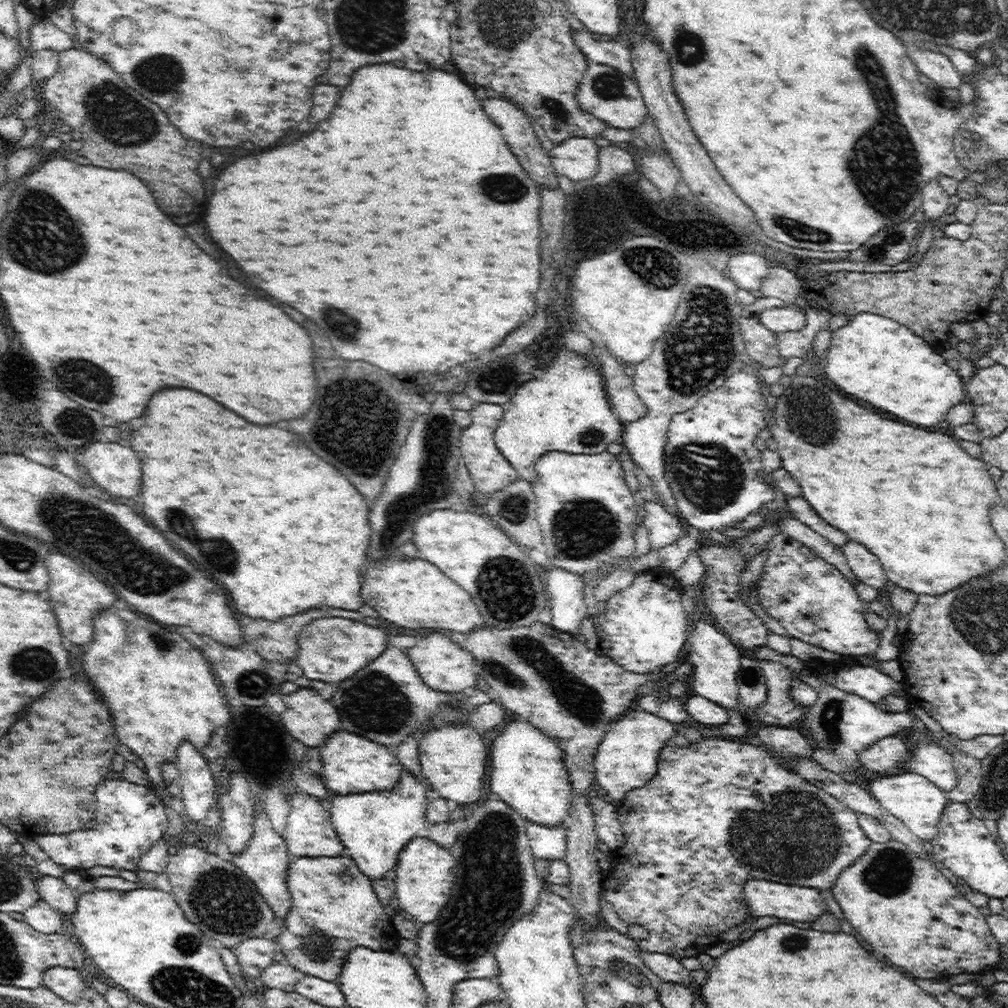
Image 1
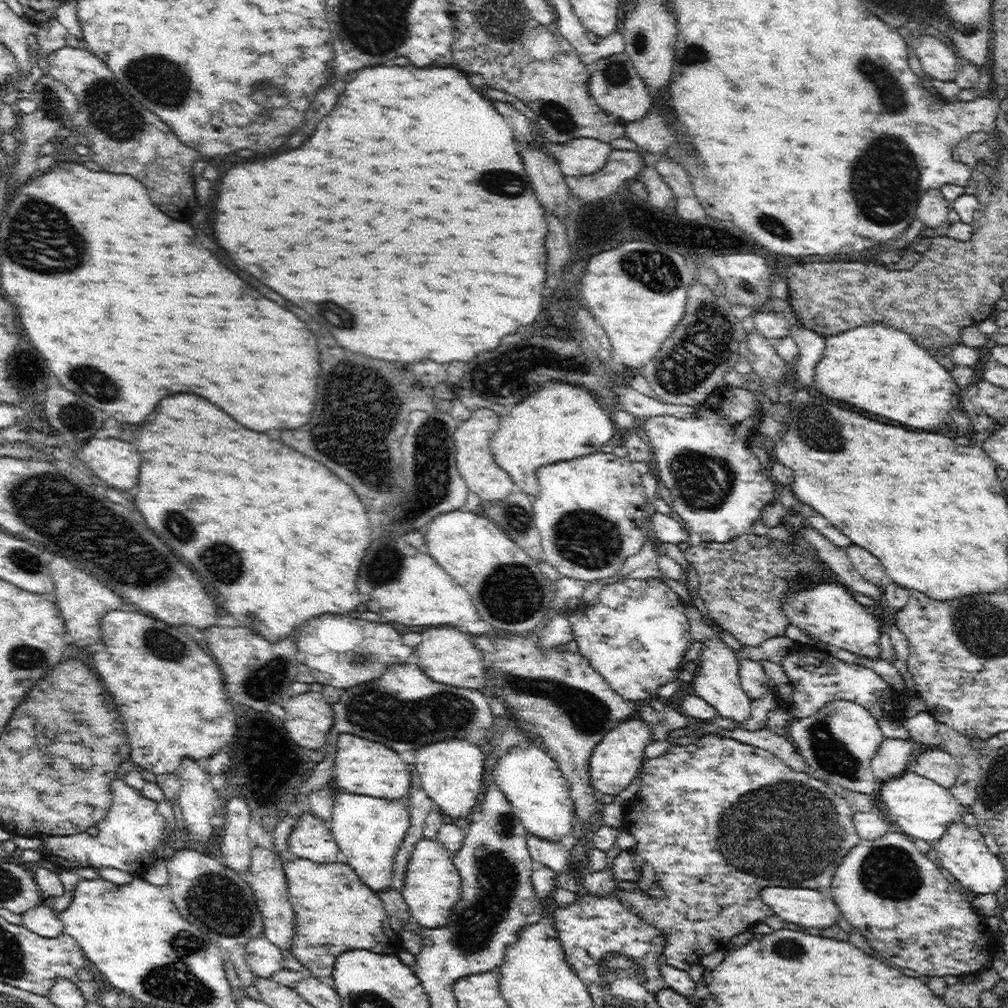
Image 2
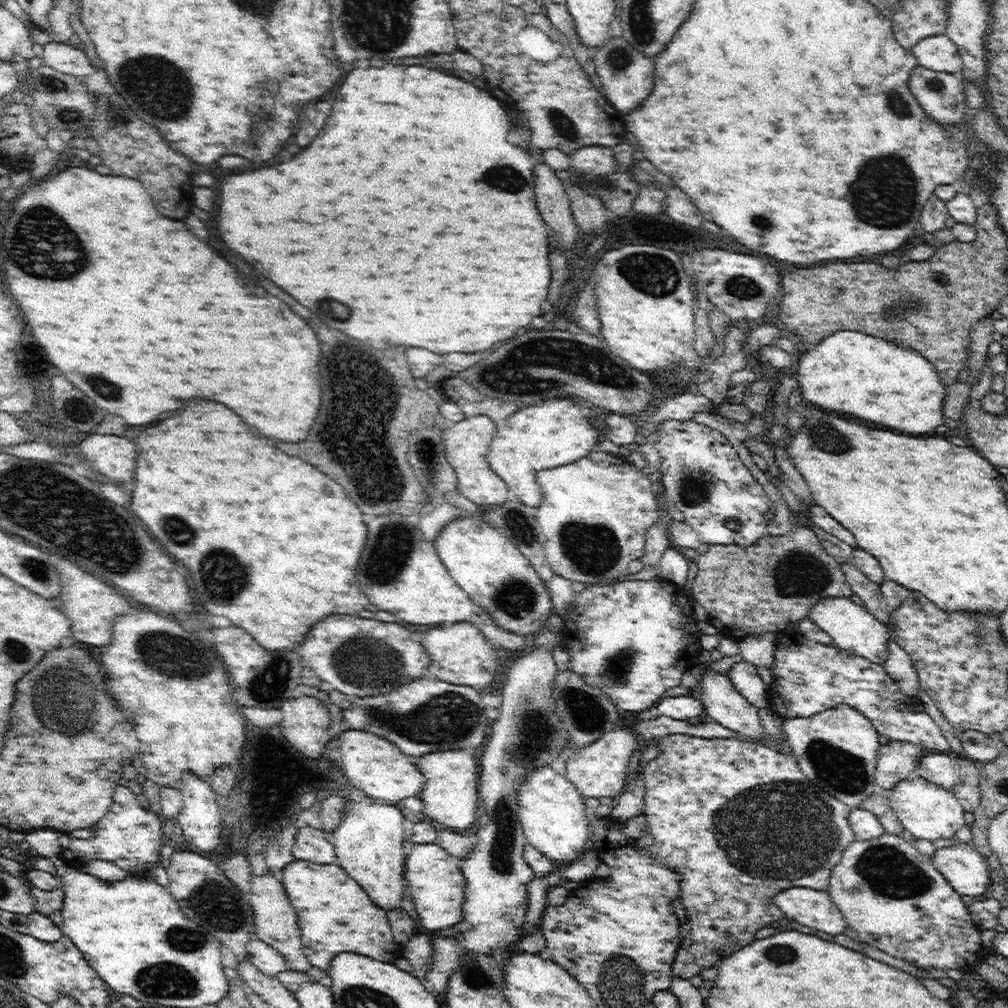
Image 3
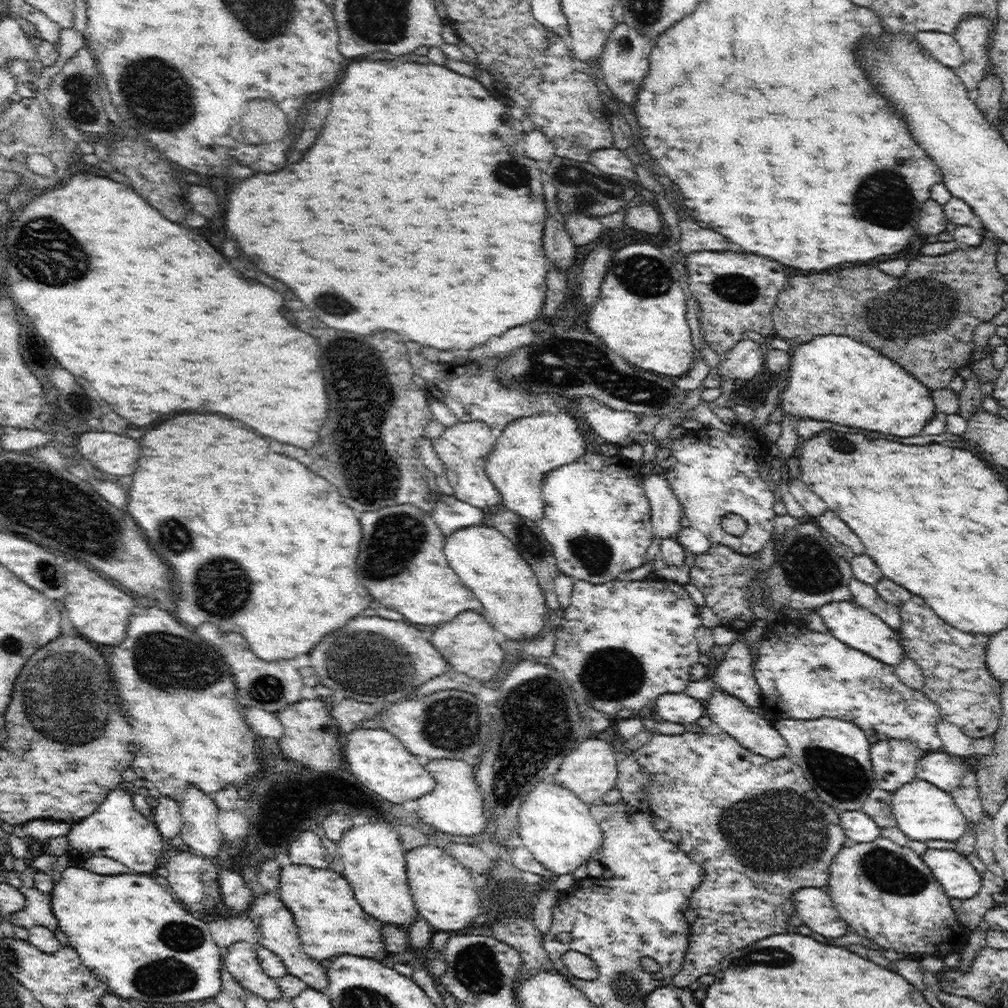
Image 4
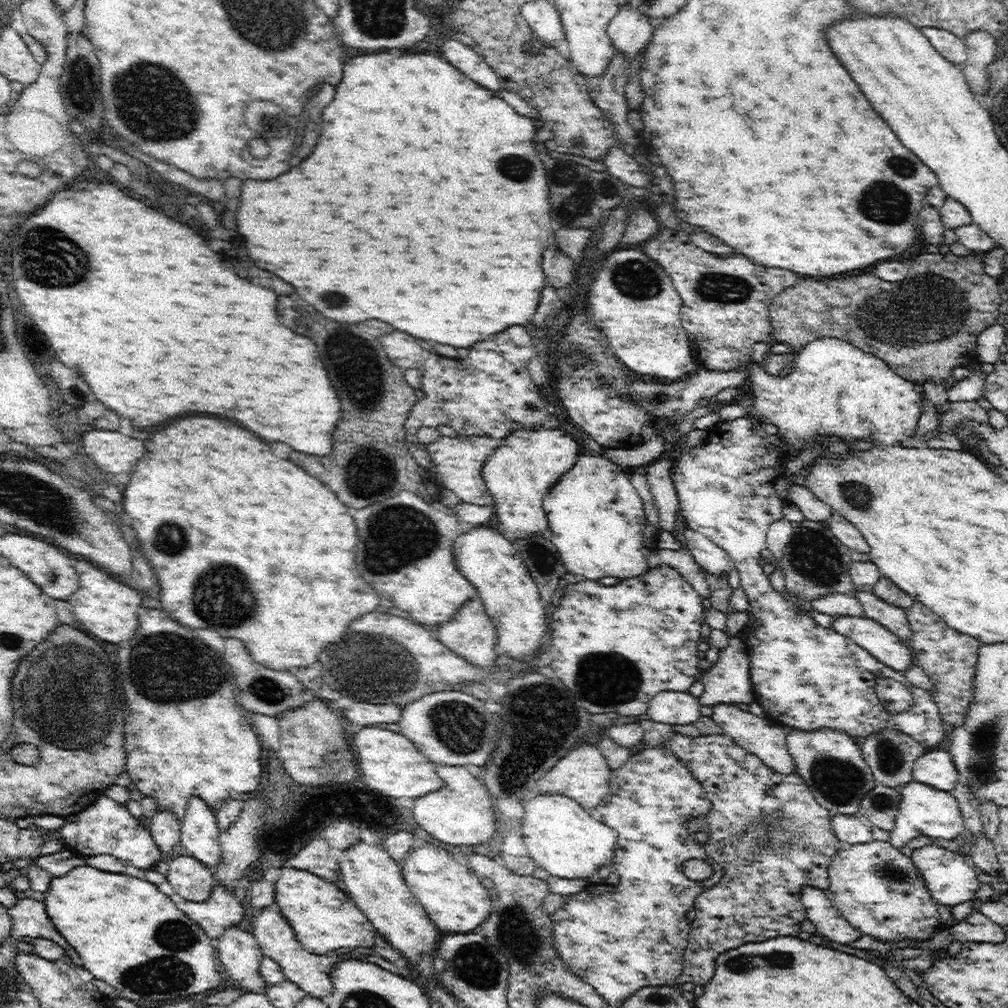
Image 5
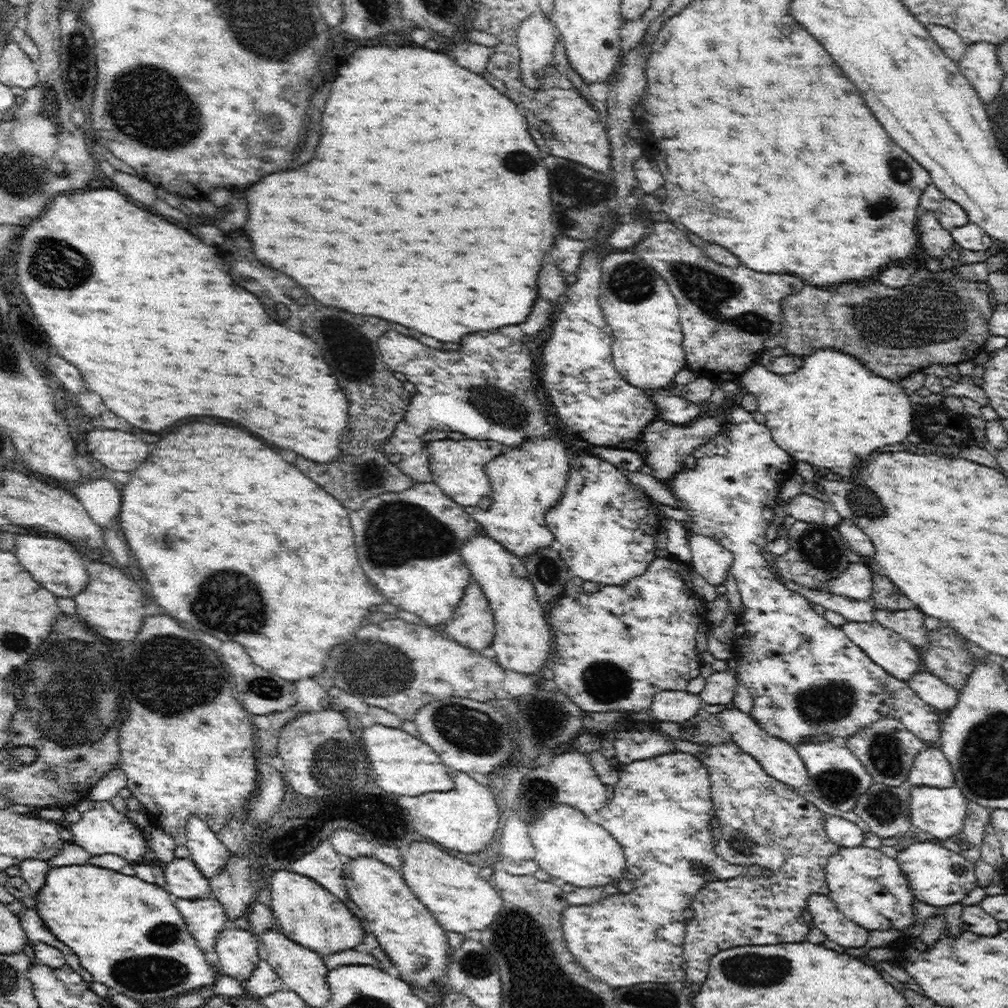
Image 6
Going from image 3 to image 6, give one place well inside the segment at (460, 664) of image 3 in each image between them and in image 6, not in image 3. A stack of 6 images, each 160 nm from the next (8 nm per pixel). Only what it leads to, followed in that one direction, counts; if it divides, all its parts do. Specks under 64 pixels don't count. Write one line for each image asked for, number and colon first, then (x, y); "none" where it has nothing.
4: (467, 642)
5: (471, 634)
6: (472, 625)

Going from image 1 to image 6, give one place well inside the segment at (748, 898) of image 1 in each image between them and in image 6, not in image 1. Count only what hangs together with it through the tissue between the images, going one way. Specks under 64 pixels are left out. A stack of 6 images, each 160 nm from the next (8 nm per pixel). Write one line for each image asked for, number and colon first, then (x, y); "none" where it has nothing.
2: (811, 907)
3: (815, 908)
4: (814, 905)
5: (822, 912)
6: (826, 916)

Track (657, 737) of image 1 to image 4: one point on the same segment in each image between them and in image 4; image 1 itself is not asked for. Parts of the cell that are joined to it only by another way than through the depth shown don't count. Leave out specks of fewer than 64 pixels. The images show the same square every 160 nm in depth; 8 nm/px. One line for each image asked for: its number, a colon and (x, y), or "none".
2: (616, 760)
3: (600, 769)
4: (590, 770)

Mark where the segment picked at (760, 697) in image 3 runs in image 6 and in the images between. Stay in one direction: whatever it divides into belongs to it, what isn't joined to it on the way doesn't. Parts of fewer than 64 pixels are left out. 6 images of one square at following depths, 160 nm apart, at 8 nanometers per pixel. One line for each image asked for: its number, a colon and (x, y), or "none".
4: (734, 674)
5: (728, 680)
6: (720, 687)

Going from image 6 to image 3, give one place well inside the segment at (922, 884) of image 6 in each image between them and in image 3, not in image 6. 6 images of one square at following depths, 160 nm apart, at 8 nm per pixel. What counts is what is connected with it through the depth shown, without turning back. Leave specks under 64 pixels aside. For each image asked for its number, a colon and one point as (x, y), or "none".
3: (963, 866)
4: (956, 875)
5: (950, 877)

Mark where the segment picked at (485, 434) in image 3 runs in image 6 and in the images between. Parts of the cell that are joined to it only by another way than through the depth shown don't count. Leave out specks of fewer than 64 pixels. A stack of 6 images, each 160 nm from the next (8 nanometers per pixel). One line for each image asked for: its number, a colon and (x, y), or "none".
4: (464, 448)
5: (459, 460)
6: (458, 466)

